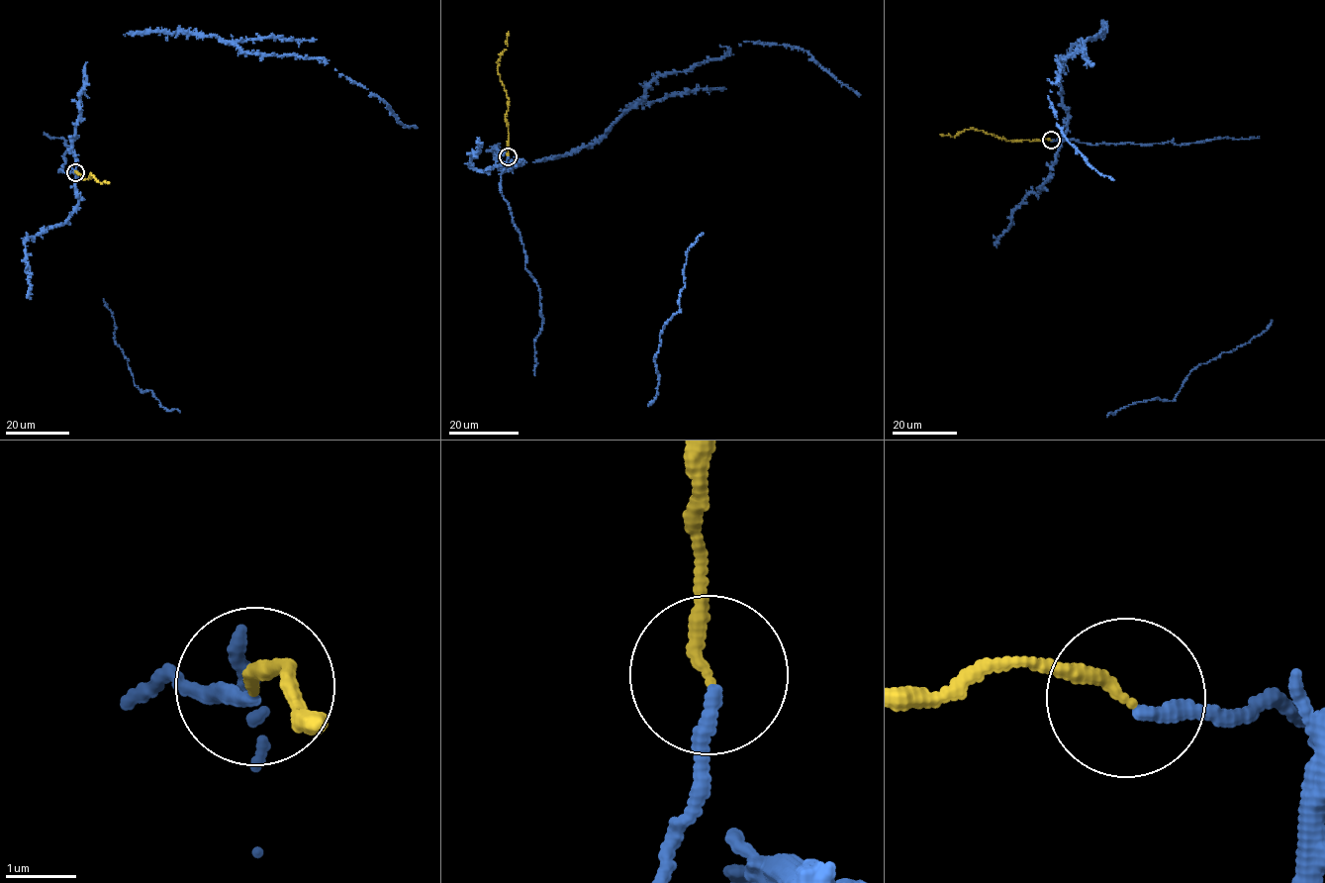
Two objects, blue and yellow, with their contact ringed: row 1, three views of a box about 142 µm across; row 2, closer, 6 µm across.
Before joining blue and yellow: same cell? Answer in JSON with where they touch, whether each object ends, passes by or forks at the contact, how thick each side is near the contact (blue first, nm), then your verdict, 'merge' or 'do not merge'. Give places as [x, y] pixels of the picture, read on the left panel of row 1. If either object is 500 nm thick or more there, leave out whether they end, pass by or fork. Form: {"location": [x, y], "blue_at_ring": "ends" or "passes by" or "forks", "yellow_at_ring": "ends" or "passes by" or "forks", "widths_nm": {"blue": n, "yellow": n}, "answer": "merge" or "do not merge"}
{"location": [75, 172], "blue_at_ring": "ends", "yellow_at_ring": "ends", "widths_nm": {"blue": 180, "yellow": 190}, "answer": "merge"}

